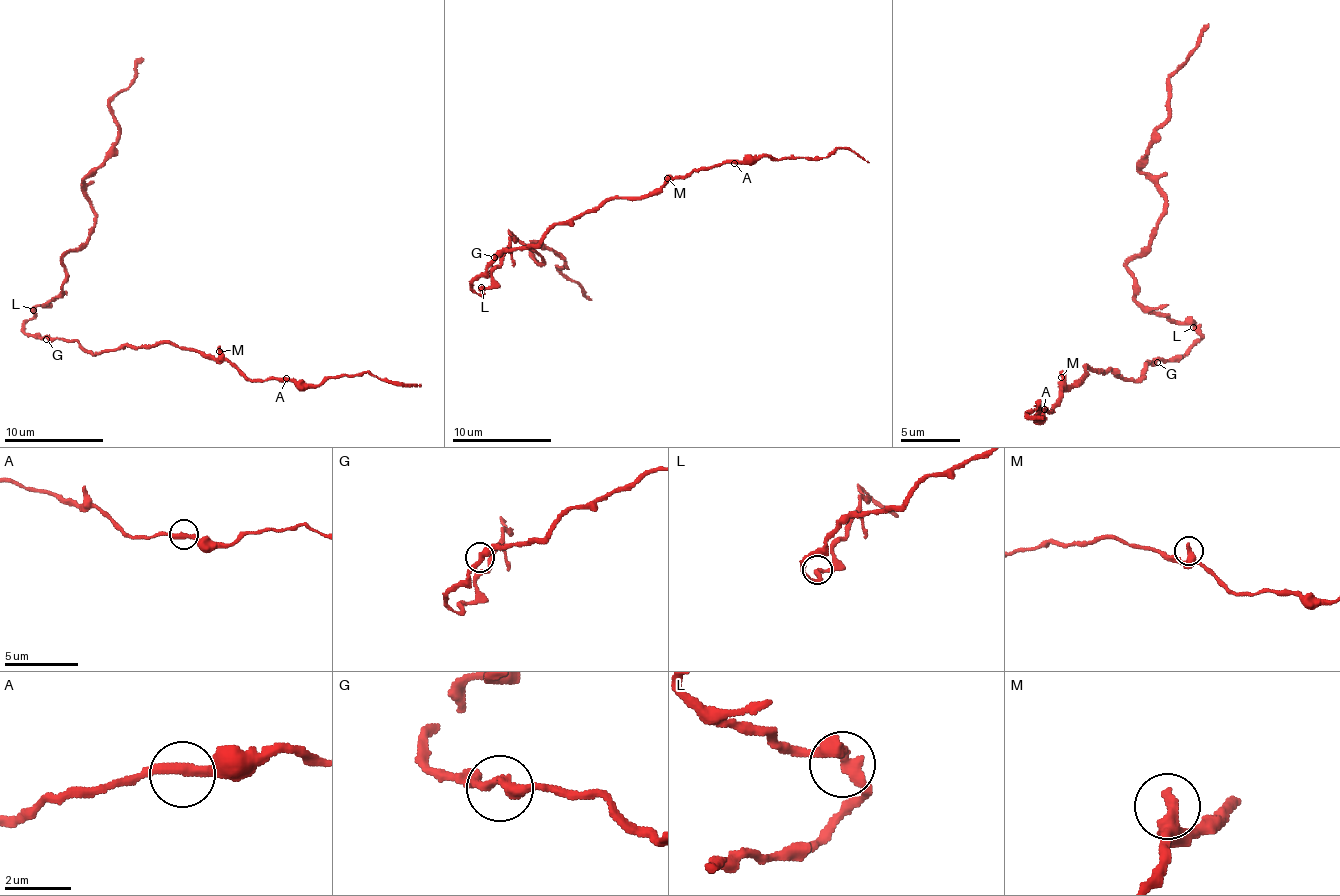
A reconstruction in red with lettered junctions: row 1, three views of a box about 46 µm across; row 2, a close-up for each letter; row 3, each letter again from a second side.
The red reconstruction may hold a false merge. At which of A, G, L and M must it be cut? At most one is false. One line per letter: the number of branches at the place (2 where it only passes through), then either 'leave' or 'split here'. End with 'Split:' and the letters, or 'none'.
A: 2 | leave
G: 2 | leave
L: 2 | split here
M: 2 | leave
Split: L

